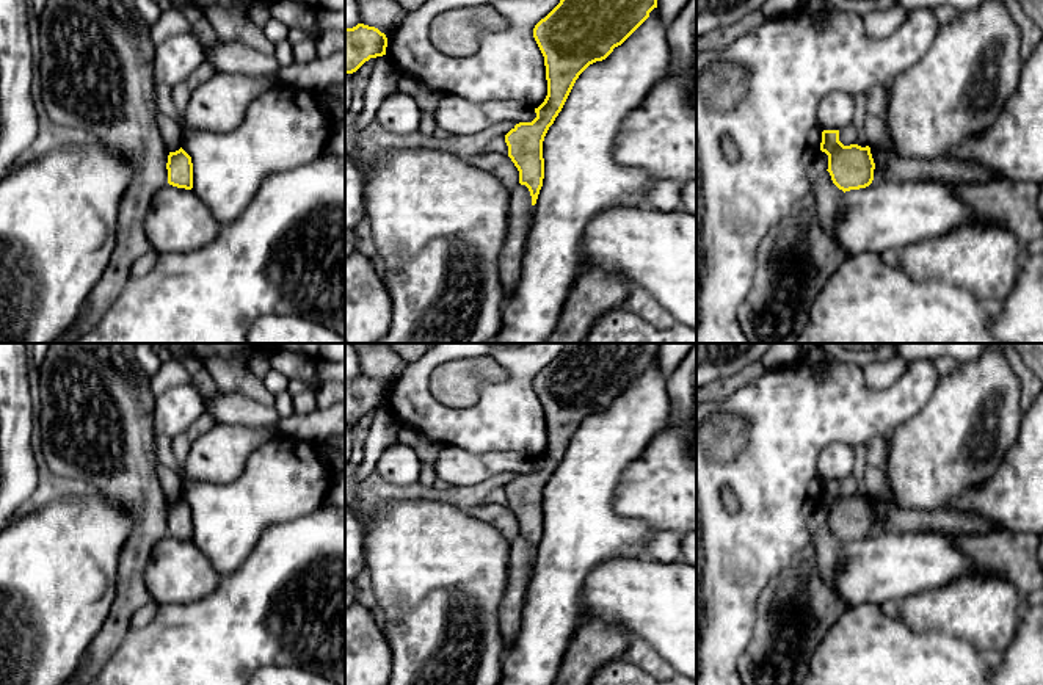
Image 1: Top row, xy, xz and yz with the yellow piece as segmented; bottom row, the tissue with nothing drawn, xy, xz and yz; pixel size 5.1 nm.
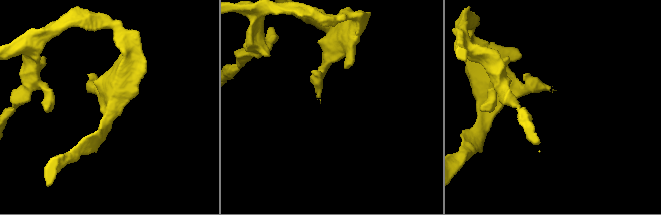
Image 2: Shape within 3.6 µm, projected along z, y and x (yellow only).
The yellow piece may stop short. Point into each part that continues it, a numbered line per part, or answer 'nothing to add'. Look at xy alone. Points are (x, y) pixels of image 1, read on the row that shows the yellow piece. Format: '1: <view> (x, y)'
1: xy (96, 68)

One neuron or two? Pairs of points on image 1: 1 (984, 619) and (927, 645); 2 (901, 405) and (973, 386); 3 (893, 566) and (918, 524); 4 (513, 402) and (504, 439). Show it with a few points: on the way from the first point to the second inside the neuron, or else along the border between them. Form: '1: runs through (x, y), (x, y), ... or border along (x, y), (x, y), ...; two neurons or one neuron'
1: border along (913, 629), (959, 635), (981, 654); two neurons
2: border along (940, 375), (927, 402), (902, 422); two neurons
3: border along (891, 525), (901, 530), (932, 530), (946, 536); two neurons
4: runs through (513, 411), (513, 417), (504, 430); one neuron

